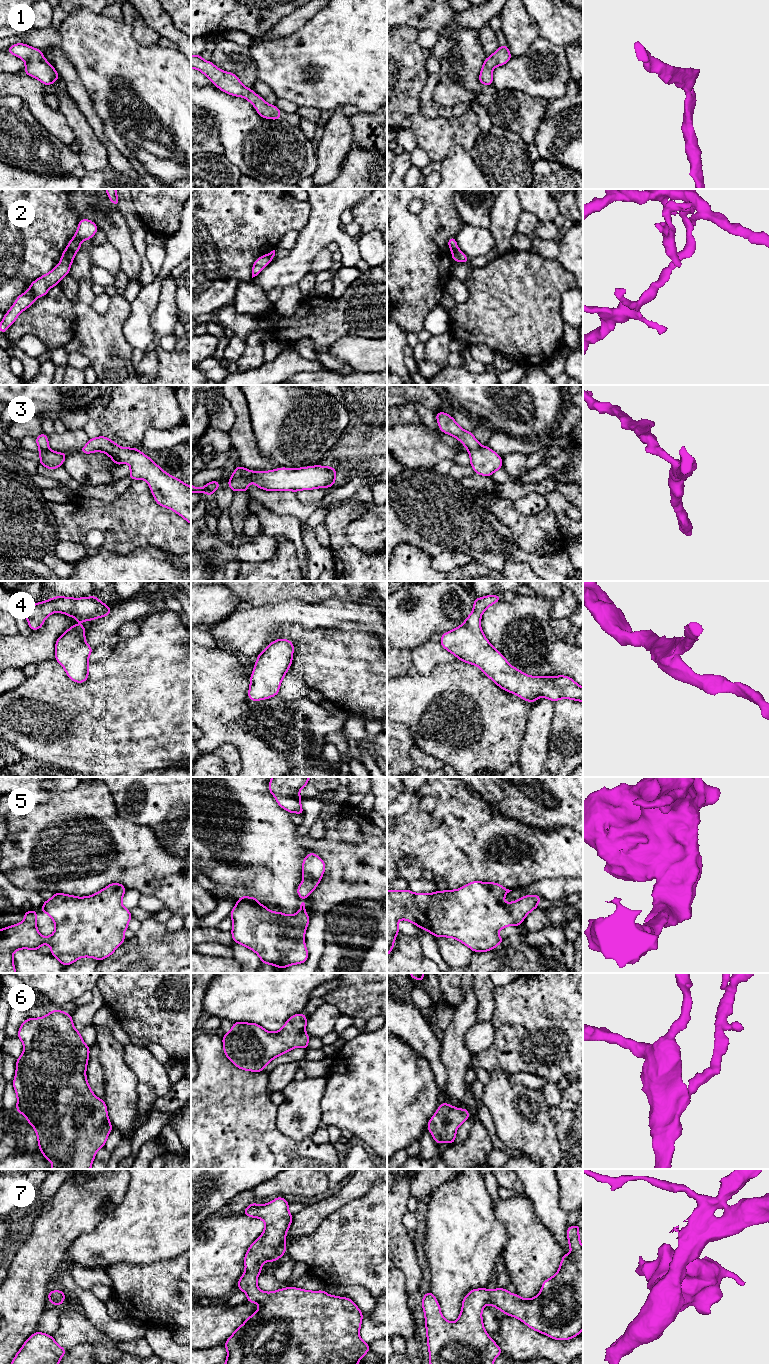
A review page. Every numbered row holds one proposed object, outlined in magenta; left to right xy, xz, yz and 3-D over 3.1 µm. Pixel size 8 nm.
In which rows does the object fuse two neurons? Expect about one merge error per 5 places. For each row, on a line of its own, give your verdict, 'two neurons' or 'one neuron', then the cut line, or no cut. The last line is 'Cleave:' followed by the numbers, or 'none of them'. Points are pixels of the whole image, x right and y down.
1: one neuron; cut none
2: two neurons; cut xy (68, 246), (75, 253)
3: two neurons; cut yz (480, 445), (468, 451)
4: one neuron; cut none
5: one neuron; cut none
6: one neuron; cut none
7: one neuron; cut none
Cleave: 2, 3

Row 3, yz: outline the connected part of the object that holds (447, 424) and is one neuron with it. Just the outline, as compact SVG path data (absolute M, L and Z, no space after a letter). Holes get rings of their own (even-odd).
M436 412L436 419L441 432L457 438L467 451L479 448L479 441L473 436L472 432L461 428L453 417L446 412Z

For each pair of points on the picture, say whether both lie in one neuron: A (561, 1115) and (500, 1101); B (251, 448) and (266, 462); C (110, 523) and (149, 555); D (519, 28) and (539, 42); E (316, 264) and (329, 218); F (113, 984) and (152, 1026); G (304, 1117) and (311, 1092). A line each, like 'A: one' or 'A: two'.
A: two
B: one
C: two
D: two
E: two
F: one
G: one

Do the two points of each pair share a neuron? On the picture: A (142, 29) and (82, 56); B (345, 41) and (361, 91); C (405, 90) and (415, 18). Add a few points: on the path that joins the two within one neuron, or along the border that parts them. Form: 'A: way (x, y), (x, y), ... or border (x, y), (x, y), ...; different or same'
A: border (123, 19), (140, 43), (154, 44); different
B: way (357, 53), (361, 57), (361, 79); same
C: border (397, 25), (413, 26), (418, 31); different

